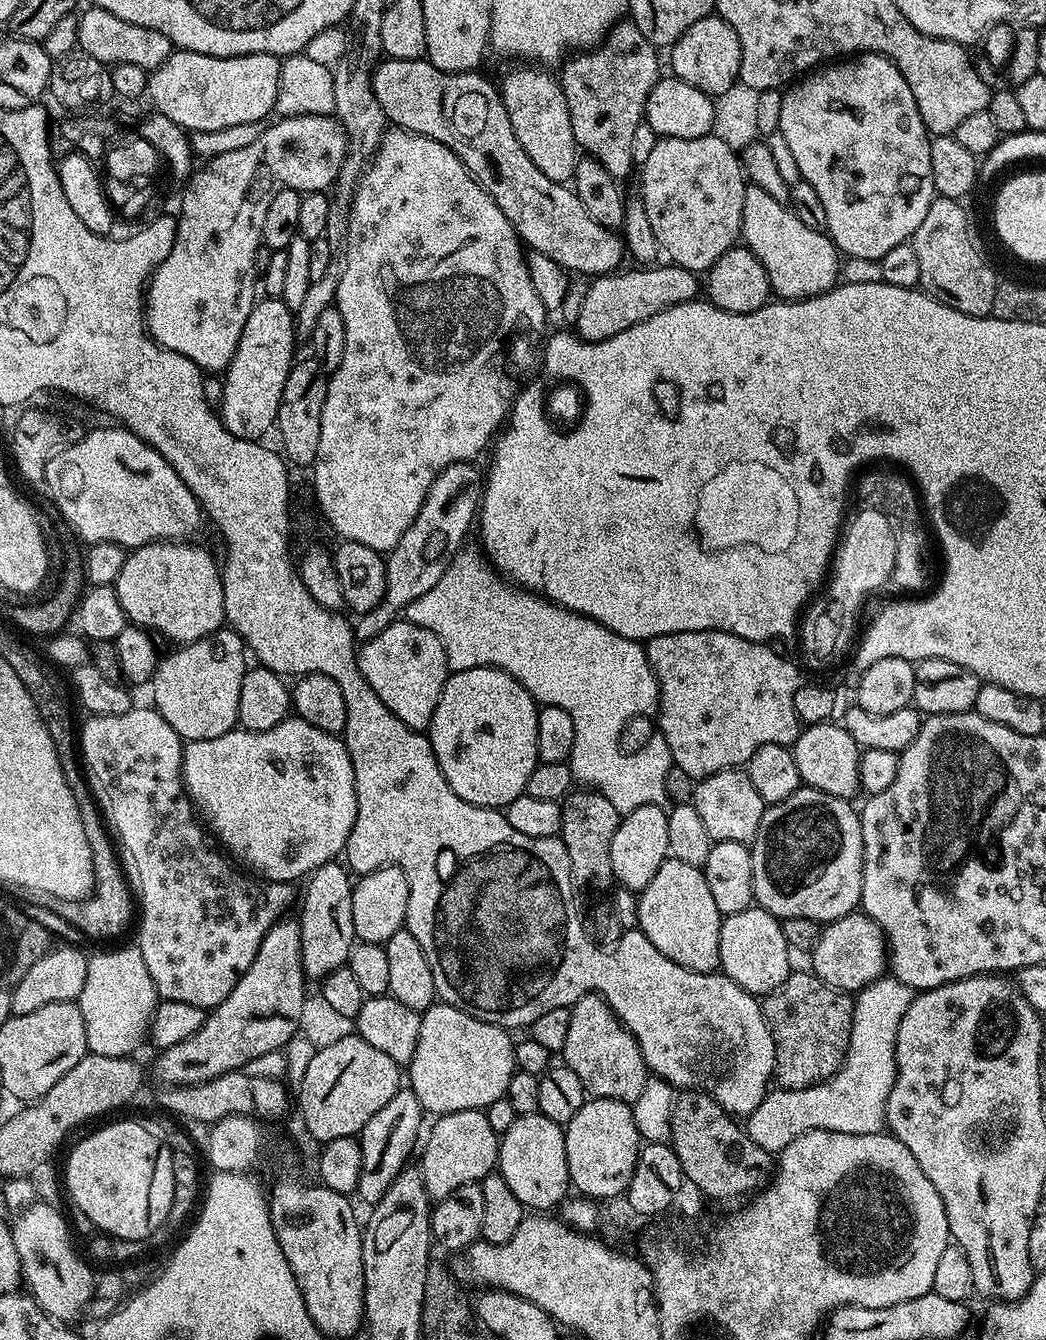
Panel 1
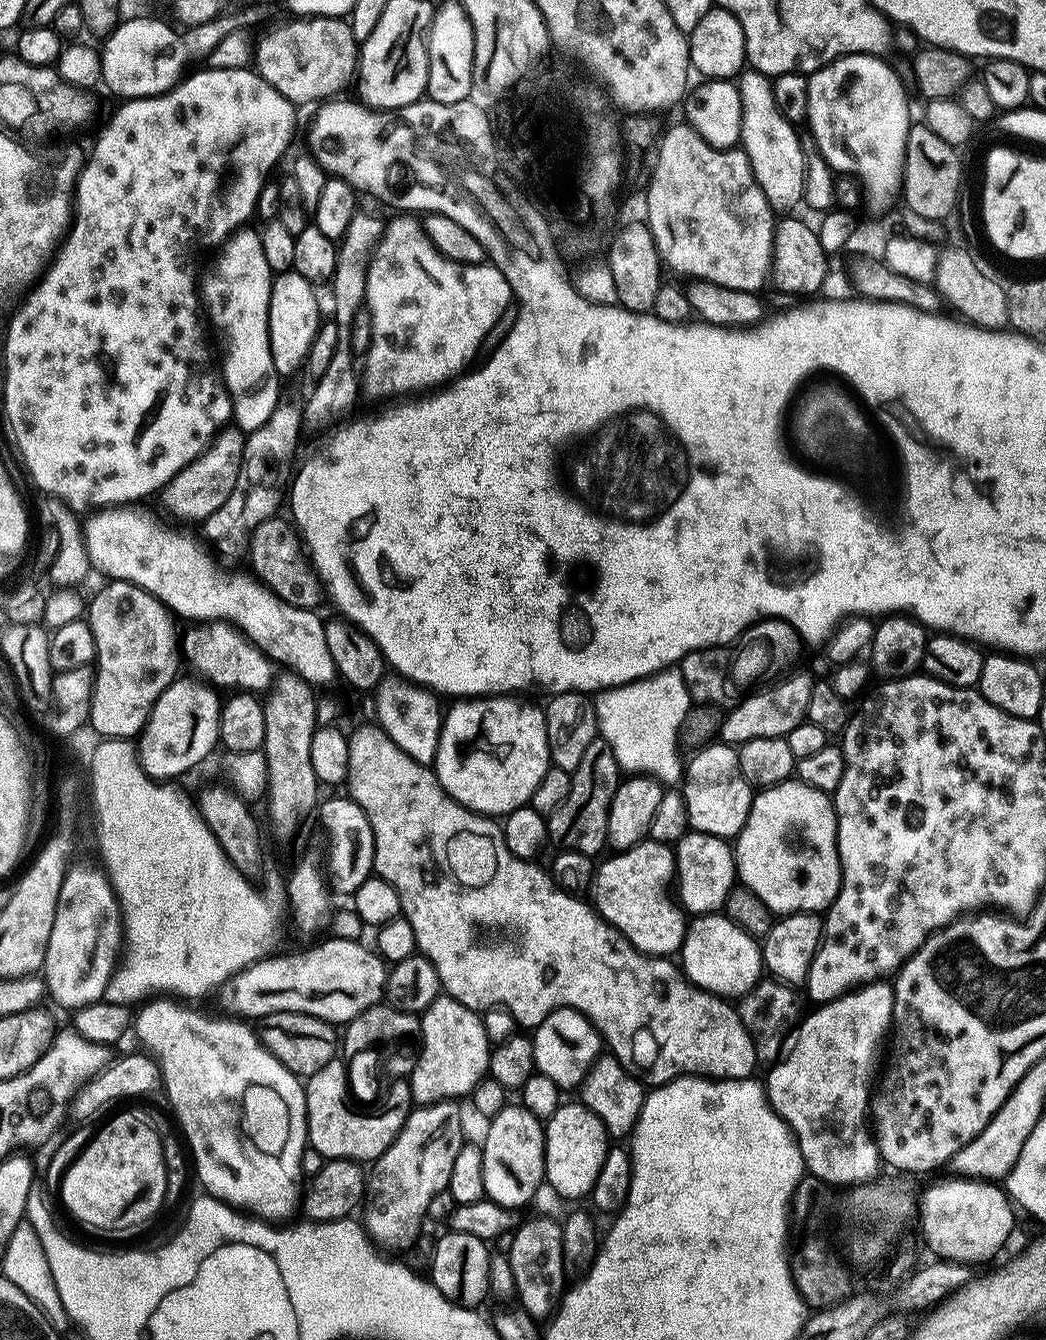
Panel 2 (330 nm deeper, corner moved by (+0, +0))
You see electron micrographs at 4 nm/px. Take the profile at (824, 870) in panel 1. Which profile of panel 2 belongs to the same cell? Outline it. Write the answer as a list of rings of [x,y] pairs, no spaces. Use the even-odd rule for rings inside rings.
[[[789,778],[783,784],[775,784],[769,788],[761,788],[753,795],[750,814],[746,818],[746,826],[742,826],[740,835],[734,840],[734,855],[736,857],[736,875],[739,883],[748,888],[774,914],[791,914],[793,912],[810,912],[813,914],[823,913],[836,901],[840,893],[840,855],[836,845],[836,806],[833,797],[827,792],[818,790],[809,784],[801,784],[799,779]]]

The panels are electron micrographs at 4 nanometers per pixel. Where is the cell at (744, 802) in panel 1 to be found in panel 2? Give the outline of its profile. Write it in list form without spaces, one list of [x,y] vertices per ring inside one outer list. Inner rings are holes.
[[[709,742],[693,756],[696,757],[689,764],[687,761],[682,772],[682,795],[689,829],[725,838],[739,836],[750,814],[754,789],[742,774],[737,749],[723,742]]]

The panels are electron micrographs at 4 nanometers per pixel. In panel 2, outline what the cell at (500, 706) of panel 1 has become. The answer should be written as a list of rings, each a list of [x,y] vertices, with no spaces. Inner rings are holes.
[[[511,695],[497,698],[470,698],[458,703],[442,716],[440,741],[434,771],[440,785],[462,806],[489,818],[503,818],[531,801],[542,774],[550,767],[544,708],[527,704]]]

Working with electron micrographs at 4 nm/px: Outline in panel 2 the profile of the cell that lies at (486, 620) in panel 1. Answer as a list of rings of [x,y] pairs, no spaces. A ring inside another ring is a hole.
[[[679,667],[665,668],[641,680],[601,691],[594,703],[600,723],[599,735],[610,745],[625,773],[651,774],[666,786],[681,783],[682,729],[694,701]]]

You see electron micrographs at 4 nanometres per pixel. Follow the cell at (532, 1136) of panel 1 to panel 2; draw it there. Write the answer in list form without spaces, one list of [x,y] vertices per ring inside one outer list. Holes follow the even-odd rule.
[[[509,1103],[500,1113],[487,1121],[488,1133],[482,1139],[484,1154],[484,1194],[503,1208],[517,1210],[536,1196],[545,1183],[544,1130],[545,1125],[530,1110],[519,1103]]]

